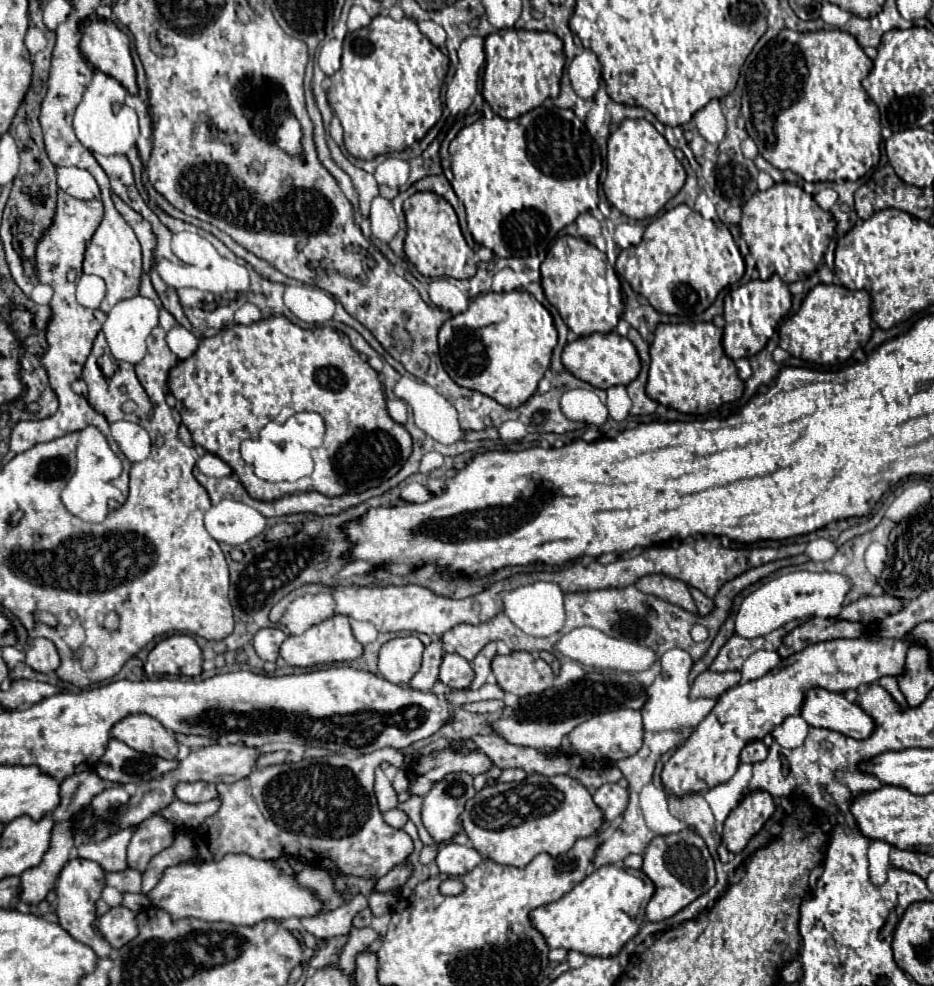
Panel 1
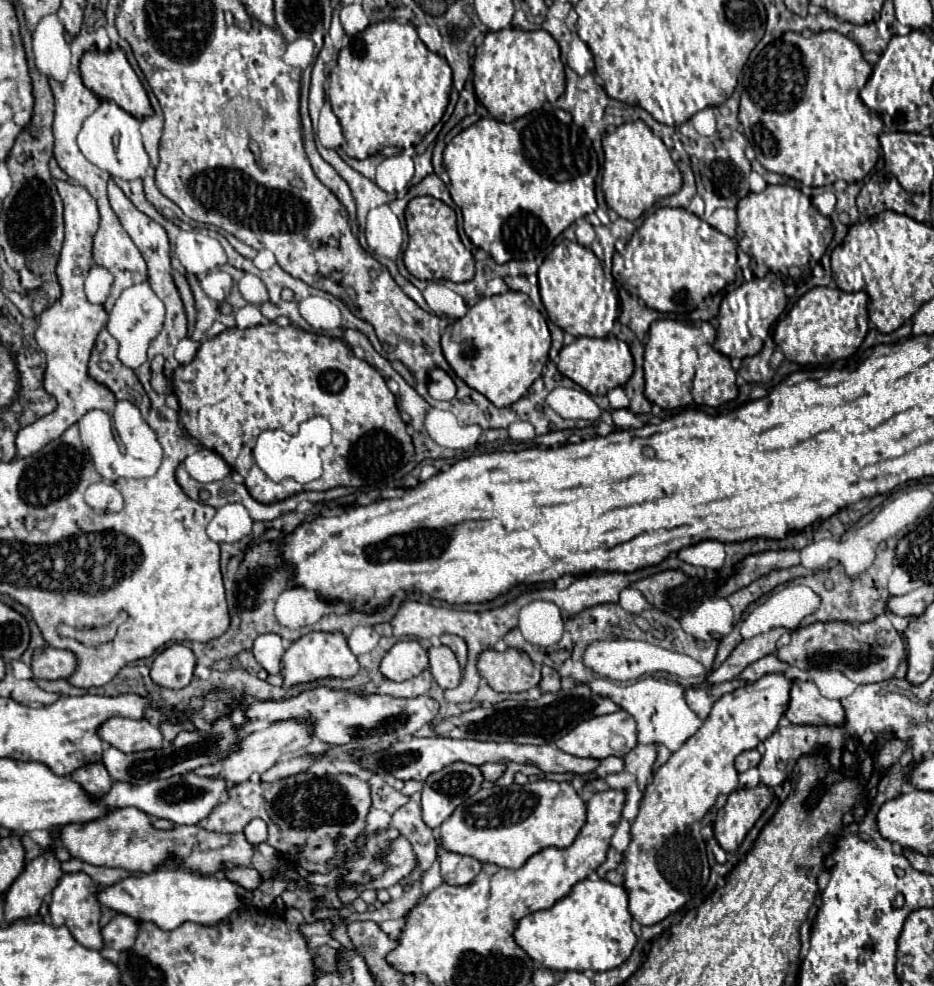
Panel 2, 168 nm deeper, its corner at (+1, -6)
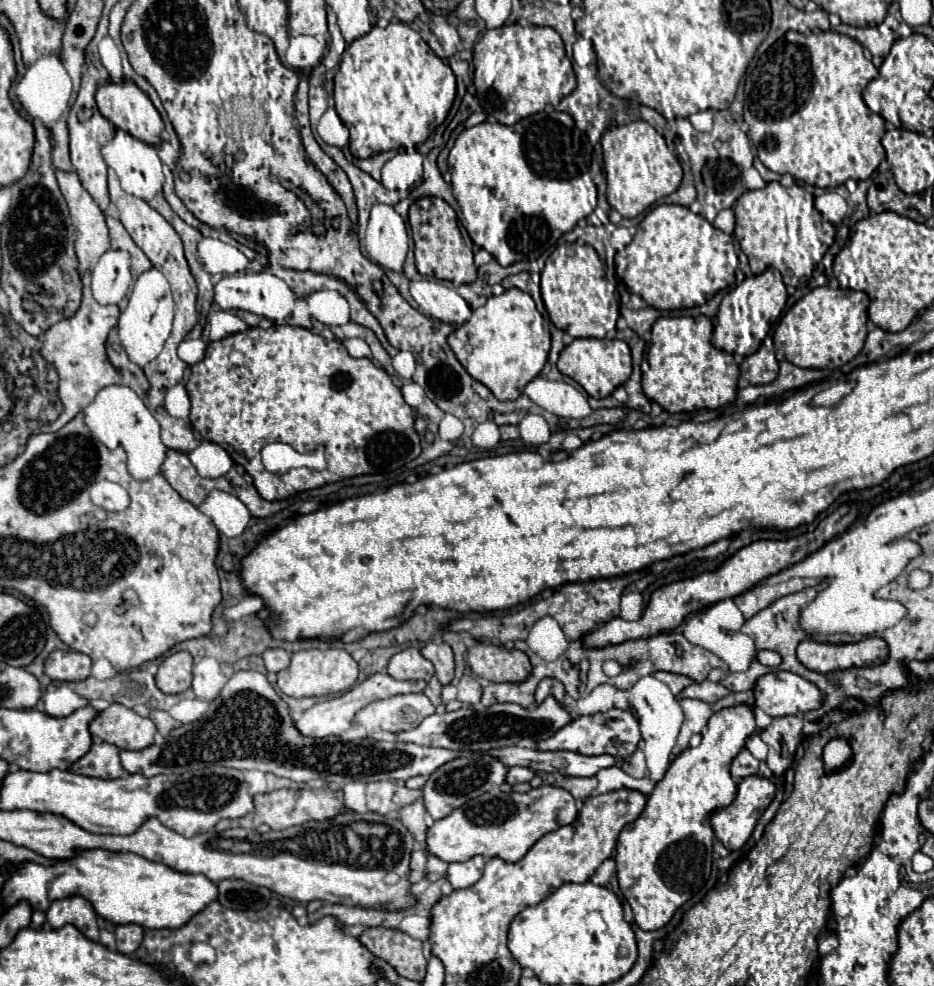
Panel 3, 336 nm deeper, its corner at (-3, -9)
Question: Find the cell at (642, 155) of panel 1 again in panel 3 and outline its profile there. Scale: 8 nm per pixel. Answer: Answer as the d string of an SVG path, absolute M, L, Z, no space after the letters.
M631 121L623 127L611 127L601 137L607 175L607 201L623 217L637 217L661 197L679 189L683 171L679 159L667 149L665 139L647 123Z

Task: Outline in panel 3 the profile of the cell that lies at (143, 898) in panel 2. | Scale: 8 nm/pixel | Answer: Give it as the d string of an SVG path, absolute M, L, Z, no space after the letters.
M89 851L89 855L59 861L53 867L21 863L19 867L7 865L7 869L11 877L1 893L5 909L27 899L33 909L47 911L53 901L79 895L93 903L97 915L117 925L137 923L147 929L183 927L193 915L219 899L217 883L205 879L205 875L181 875L137 855L105 855L105 851Z

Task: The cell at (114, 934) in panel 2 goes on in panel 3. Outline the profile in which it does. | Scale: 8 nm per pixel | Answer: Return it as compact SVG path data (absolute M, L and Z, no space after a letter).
M117 925L115 929L115 941L117 941L117 951L123 955L131 955L143 939L143 927L141 925Z

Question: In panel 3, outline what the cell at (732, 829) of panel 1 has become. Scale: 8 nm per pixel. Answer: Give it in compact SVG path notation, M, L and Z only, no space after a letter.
M753 775L753 777L749 777L749 779L743 779L743 781L739 783L739 787L737 787L737 797L735 797L735 801L733 801L729 807L717 811L717 813L711 817L711 825L713 825L715 837L717 837L729 851L741 849L741 847L745 845L745 841L751 837L757 819L759 819L759 817L763 815L763 811L769 807L769 803L773 801L773 797L775 797L775 785L773 785L771 779L765 779L765 777L761 777L761 775Z

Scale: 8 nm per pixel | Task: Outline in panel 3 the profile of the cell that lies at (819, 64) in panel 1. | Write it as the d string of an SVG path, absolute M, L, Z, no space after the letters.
M789 31L785 33L785 39L779 39L777 43L773 43L773 47L769 47L769 51L765 51L755 67L749 71L747 79L745 79L745 123L749 125L749 131L747 131L747 137L751 139L751 143L757 147L757 155L761 159L761 163L779 173L779 175L793 175L797 181L803 181L803 183L809 183L813 187L837 187L837 185L843 185L847 179L853 179L853 181L861 181L861 179L869 179L871 173L879 167L879 163L885 159L885 149L881 145L881 135L885 133L885 119L881 119L881 115L869 111L869 107L865 105L863 101L863 91L865 87L869 85L869 81L873 81L875 77L879 75L879 71L875 69L875 65L871 63L871 59L865 57L863 53L863 47L855 41L855 39L849 39L847 35L839 35L839 33L811 33L811 35L801 35L797 31Z

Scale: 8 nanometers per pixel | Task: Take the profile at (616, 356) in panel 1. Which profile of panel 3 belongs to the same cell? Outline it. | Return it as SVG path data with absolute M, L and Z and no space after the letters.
M573 339L573 343L561 351L557 367L563 375L575 379L591 397L603 399L629 379L633 369L631 349L619 339Z

